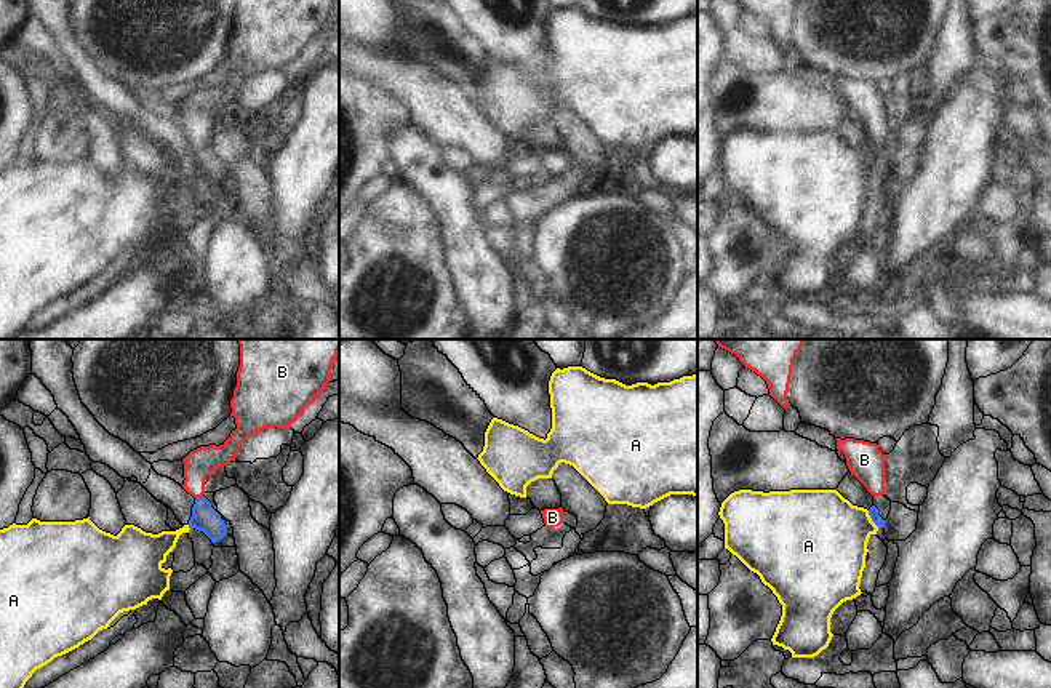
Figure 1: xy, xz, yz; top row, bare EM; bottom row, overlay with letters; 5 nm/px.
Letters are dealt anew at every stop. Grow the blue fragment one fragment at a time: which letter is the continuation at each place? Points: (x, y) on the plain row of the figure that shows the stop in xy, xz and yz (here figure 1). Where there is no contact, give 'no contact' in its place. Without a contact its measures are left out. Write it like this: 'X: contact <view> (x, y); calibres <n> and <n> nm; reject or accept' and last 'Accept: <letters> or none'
A: contact yz (871, 159); calibres 50 and 420 nm; reject
B: contact xy (199, 140); calibres 130 and 150 nm; accept
Accept: B

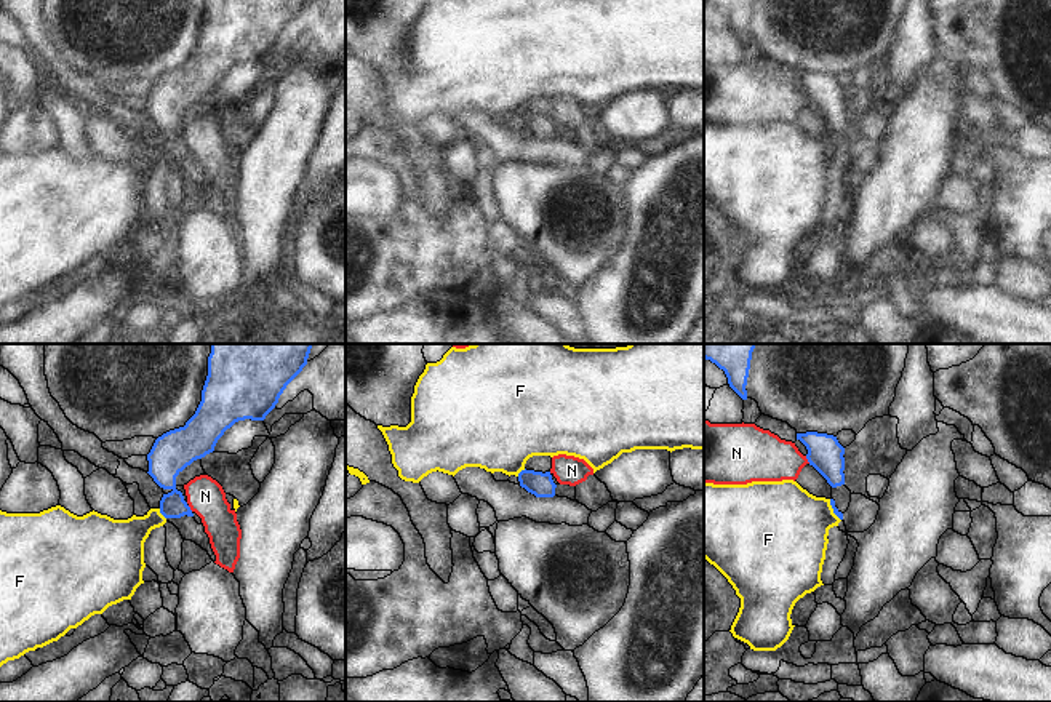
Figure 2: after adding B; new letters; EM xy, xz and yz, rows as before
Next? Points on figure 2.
F: contact xy (160, 154); calibres 170 and 220 nm; reject
N: contact yz (807, 99); calibres 180 and 260 nm; reject
Accept: none

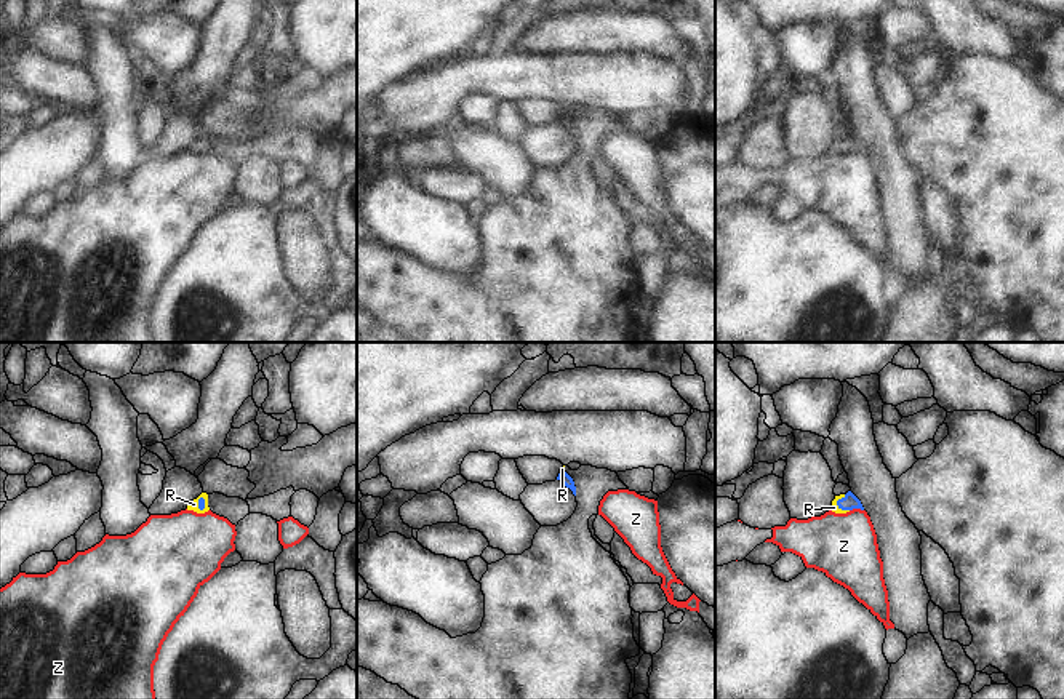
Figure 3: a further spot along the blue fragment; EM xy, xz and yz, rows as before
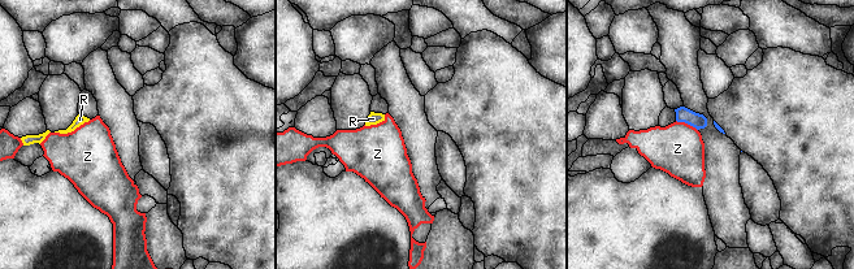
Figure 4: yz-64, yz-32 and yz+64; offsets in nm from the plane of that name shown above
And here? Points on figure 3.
R: contact yz (837, 144); calibres 80 and 50 nm; accept
Z: contact yz (856, 149); calibres 80 and 340 nm; reject
Accept: R

